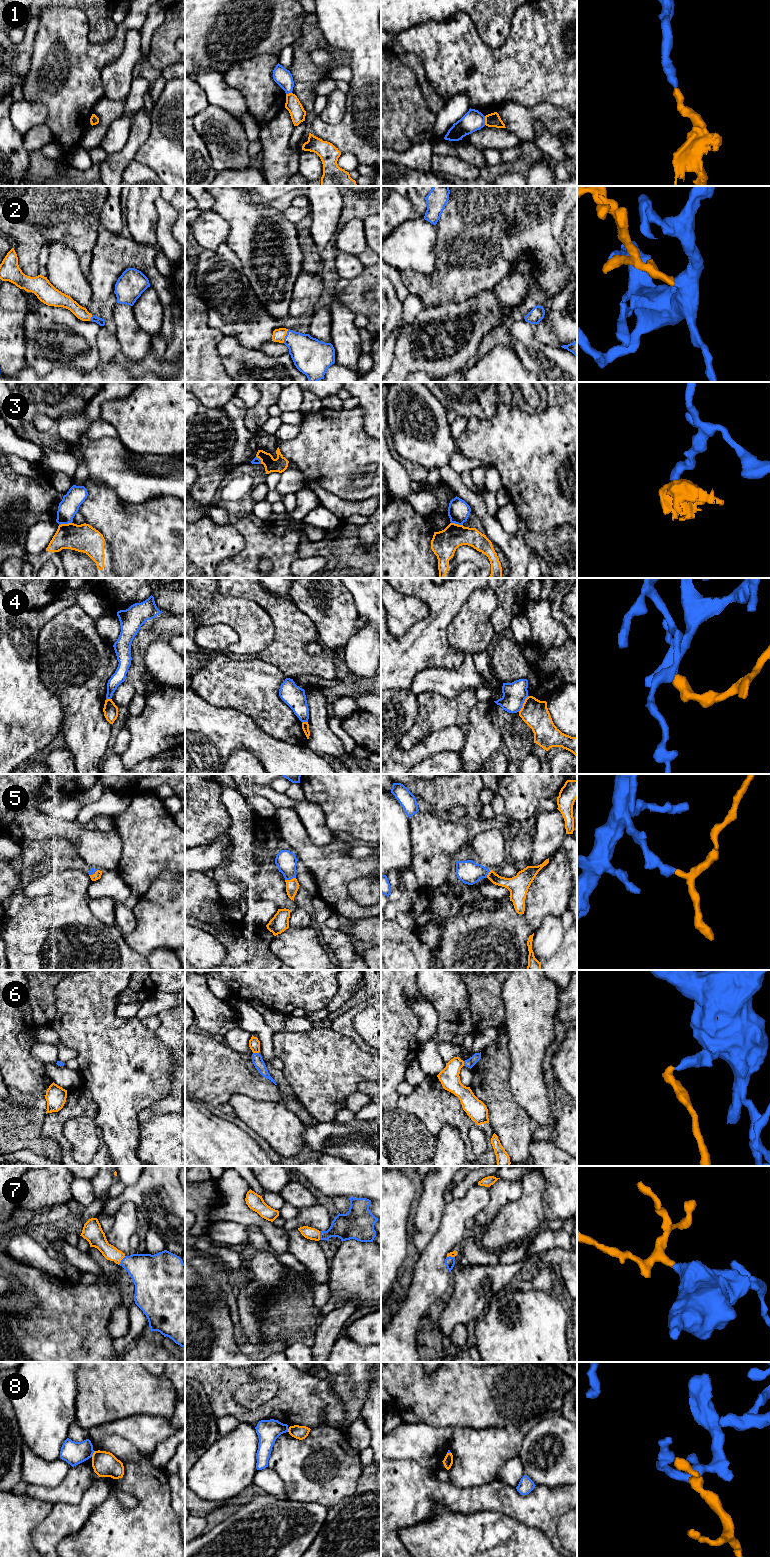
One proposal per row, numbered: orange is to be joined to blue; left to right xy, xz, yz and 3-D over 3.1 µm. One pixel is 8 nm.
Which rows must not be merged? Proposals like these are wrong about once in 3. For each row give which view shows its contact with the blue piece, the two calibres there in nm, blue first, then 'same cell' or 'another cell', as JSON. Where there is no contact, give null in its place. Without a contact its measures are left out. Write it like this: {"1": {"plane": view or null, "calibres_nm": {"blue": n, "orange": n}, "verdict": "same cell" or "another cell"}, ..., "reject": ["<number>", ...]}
{"1": {"plane": "yz", "calibres_nm": {"blue": 170, "orange": 110}, "verdict": "another cell"}, "2": {"plane": "xz", "calibres_nm": {"blue": 280, "orange": 100}, "verdict": "same cell"}, "3": {"plane": "xy", "calibres_nm": {"blue": 160, "orange": 220}, "verdict": "another cell"}, "4": {"plane": "yz", "calibres_nm": {"blue": 190, "orange": 220}, "verdict": "another cell"}, "5": {"plane": "xz", "calibres_nm": {"blue": 170, "orange": 110}, "verdict": "same cell"}, "6": {"plane": "xz", "calibres_nm": {"blue": 90, "orange": 90}, "verdict": "same cell"}, "7": {"plane": "xy", "calibres_nm": {"blue": 300, "orange": 130}, "verdict": "same cell"}, "8": {"plane": "xy", "calibres_nm": {"blue": 190, "orange": 200}, "verdict": "another cell"}, "reject": ["1", "3", "4", "8"]}

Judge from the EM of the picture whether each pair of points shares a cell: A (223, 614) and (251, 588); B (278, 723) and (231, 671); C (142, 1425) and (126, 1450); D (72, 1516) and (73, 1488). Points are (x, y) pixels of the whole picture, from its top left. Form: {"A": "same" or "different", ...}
{"A": "different", "B": "same", "C": "different", "D": "different"}

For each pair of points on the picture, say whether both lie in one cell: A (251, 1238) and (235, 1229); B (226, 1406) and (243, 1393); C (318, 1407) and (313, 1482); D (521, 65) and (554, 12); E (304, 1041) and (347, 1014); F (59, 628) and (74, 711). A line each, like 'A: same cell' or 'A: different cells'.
A: same cell
B: different cells
C: different cells
D: same cell
E: different cells
F: same cell

